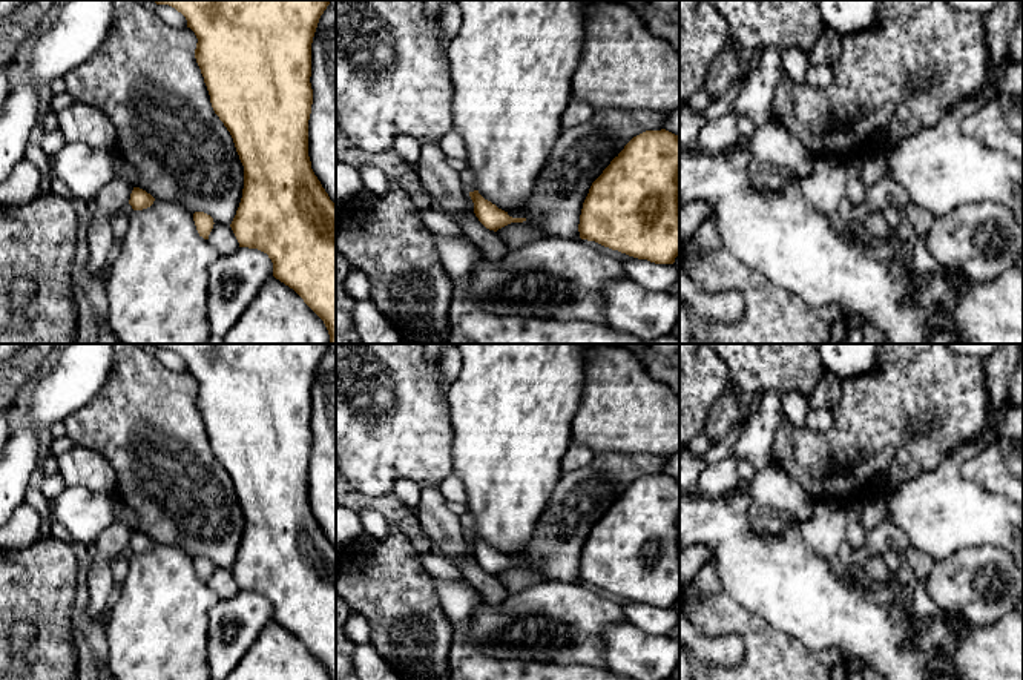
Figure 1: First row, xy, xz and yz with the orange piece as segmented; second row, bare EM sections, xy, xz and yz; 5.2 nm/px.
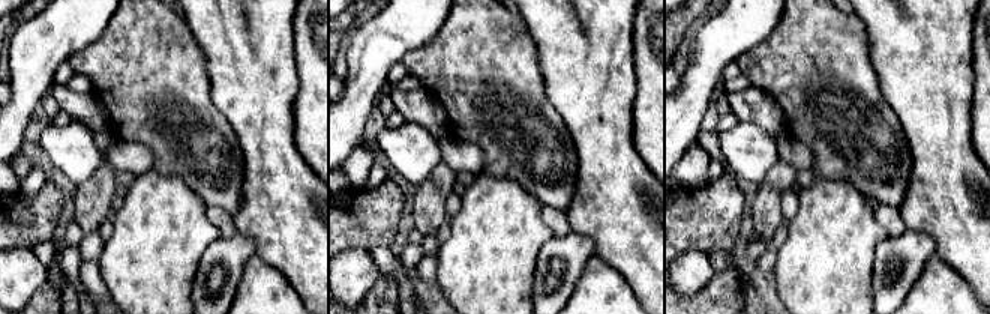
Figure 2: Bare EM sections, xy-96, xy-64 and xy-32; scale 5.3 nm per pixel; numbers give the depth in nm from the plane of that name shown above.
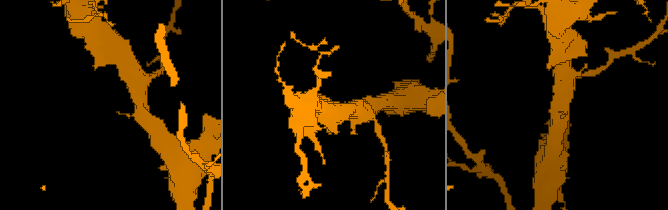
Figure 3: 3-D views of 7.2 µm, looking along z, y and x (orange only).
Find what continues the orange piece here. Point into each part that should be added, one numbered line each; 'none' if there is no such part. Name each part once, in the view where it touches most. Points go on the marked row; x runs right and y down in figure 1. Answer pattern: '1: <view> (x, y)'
1: xz (467, 177)

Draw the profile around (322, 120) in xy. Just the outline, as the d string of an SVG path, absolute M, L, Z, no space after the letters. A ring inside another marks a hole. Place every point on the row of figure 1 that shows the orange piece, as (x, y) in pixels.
M328 5L319 18L311 43L313 104L308 120L308 157L311 169L336 204L336 6Z

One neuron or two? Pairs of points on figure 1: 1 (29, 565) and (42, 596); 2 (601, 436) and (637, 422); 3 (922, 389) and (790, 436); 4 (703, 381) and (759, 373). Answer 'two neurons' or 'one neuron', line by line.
1: one neuron
2: one neuron
3: one neuron
4: two neurons

